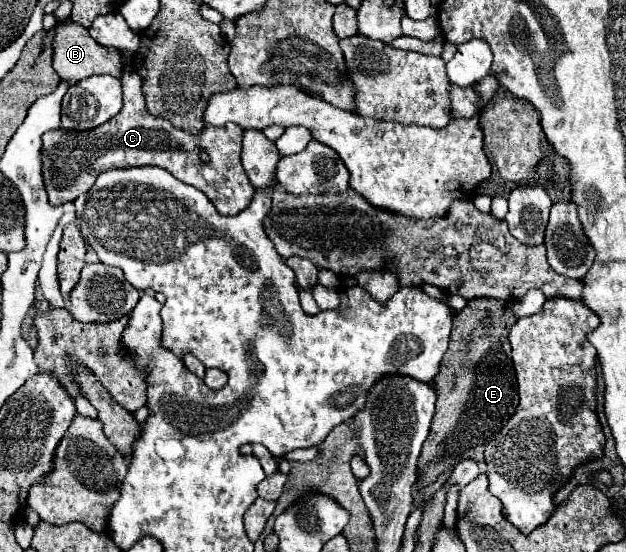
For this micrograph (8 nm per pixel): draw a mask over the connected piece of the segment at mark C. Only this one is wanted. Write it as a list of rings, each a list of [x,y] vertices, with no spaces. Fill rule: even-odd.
[[[124,71],[122,85],[124,107],[116,117],[106,121],[106,125],[90,131],[54,129],[42,135],[42,177],[50,205],[62,205],[74,201],[78,195],[88,193],[88,189],[94,185],[94,179],[106,169],[138,165],[162,167],[176,179],[198,187],[214,203],[220,215],[236,215],[250,204],[256,191],[240,163],[244,131],[238,129],[238,125],[206,127],[194,137],[148,113],[142,93],[142,79],[138,73]],[[198,147],[210,155],[210,163],[202,163],[198,159]]]

